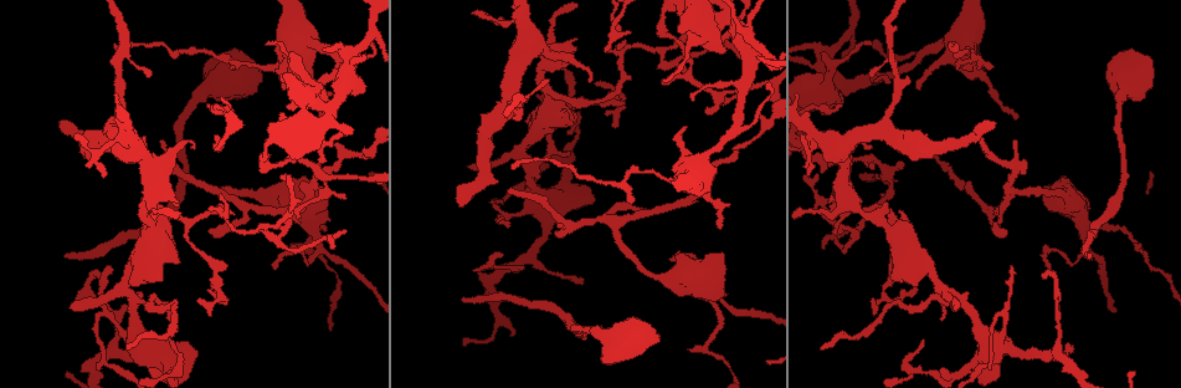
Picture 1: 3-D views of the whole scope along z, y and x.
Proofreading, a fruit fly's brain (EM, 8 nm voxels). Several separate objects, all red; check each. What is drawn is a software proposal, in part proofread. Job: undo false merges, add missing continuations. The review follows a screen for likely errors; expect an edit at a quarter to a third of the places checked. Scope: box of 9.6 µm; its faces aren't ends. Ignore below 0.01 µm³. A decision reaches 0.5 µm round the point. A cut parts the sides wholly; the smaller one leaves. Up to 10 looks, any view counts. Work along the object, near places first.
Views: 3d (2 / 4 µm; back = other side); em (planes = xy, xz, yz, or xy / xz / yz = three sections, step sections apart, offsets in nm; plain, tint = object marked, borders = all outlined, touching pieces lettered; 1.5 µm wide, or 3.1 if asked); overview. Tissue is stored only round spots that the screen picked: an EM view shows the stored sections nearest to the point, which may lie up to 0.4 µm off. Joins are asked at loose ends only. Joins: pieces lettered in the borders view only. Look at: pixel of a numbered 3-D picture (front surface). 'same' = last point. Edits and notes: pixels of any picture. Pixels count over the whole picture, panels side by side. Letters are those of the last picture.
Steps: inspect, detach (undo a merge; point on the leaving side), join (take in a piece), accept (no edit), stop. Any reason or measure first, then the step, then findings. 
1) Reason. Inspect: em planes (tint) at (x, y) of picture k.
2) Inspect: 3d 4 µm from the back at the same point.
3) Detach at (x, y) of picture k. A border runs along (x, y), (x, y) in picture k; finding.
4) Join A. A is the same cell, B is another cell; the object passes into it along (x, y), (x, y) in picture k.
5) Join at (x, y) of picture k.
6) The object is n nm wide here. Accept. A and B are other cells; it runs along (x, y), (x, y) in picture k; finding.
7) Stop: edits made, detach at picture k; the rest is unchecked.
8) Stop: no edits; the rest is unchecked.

Free end. Inspect: 3d 2 µm at (214, 237) of picture 1.

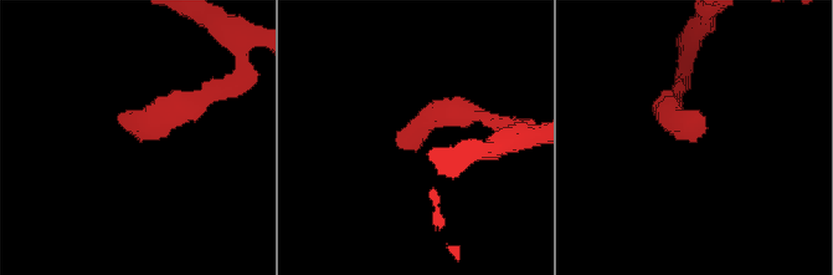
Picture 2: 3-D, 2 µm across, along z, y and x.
Need the tissue. Inspect: em xy step 4 (borders) at (695, 138) of picture 2.

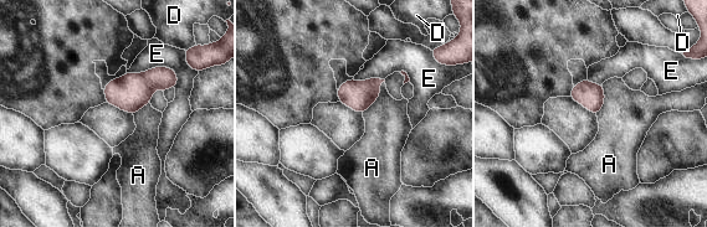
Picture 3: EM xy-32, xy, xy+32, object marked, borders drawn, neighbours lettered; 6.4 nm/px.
Another direction. Inspect: em planes (borders) at the same point.

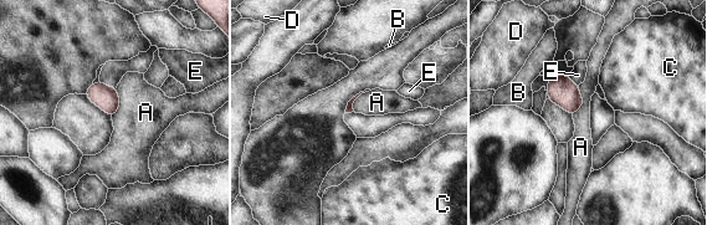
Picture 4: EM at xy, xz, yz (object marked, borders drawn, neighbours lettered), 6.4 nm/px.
The longest contact is with A, 200 nm. Accept. A, B, C, D and E are other cells; no lettered piece goes on from it.

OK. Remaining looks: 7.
Thin end. Inspect: em planes (borders) at (274, 268) of picture 1.

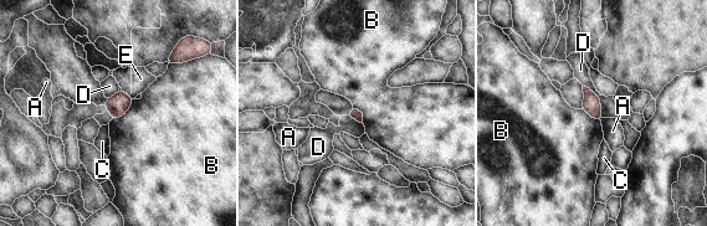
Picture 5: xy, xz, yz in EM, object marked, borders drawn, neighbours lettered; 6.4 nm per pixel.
The object is 80 nm wide here; the longest contact is with B, 200 nm. Accept. A, B, C, D and E are other cells; no lettered piece goes on from it.

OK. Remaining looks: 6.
Abrupt turn. Inspect: em xz step 4 (tint) at (625, 51) of picture 1.

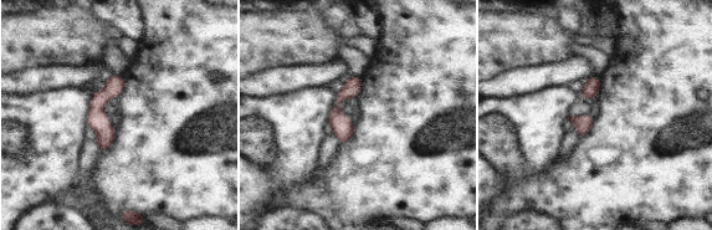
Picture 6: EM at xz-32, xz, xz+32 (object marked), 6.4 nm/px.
See the neighbours. Inspect: em xz step 4 (borders) at the same point.

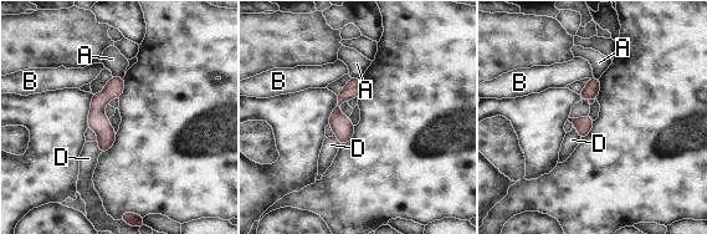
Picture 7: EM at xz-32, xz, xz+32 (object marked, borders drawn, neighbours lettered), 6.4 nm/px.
Accept. A, B and D are other cells; a border runs along (573, 126), (580, 140) in picture 7; one neuron here.

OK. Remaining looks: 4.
Free end. Inspect: 3d 2 µm at (845, 233) of picture 1.

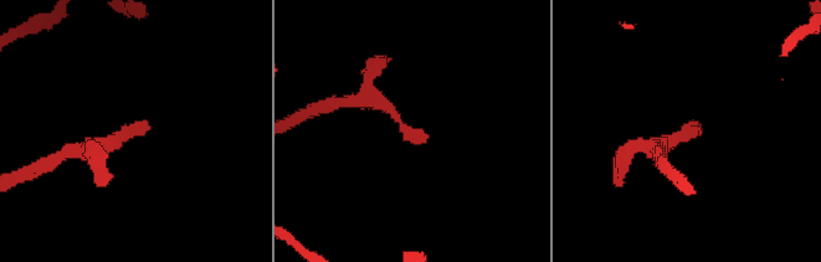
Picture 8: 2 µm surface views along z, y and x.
Need the tissue. Inspect: em planes (borders) at (151, 126) of picture 8.

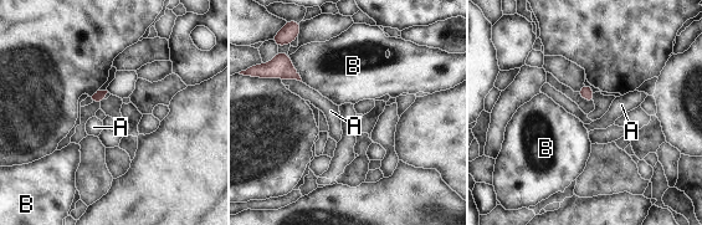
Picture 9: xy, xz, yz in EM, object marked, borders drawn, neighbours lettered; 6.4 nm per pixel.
The object is 70 nm wide here. Accept. A and B are other cells; a border runs along (282, 78), (296, 78), (301, 82) in picture 9; no lettered piece goes on from it.

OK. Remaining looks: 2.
Stop: no edits; the rest is unchecked.

